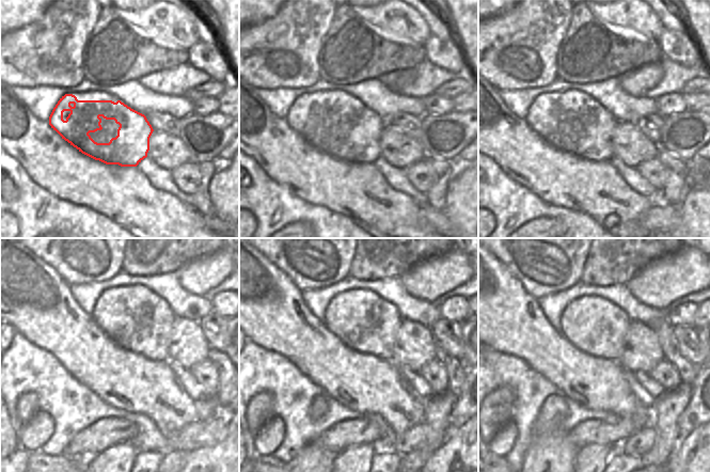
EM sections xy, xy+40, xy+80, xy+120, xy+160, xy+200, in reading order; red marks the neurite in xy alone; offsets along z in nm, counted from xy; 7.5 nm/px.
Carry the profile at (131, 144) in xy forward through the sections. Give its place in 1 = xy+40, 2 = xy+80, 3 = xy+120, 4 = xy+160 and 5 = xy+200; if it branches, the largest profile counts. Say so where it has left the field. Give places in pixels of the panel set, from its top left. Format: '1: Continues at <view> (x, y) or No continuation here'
1: Continues at xy+40 (369, 125)
2: Continues at xy+80 (555, 132)
3: Continues at xy+120 (128, 333)
4: Continues at xy+160 (352, 316)
5: Continues at xy+200 (595, 327).

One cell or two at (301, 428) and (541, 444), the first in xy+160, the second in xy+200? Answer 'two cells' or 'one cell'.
two cells

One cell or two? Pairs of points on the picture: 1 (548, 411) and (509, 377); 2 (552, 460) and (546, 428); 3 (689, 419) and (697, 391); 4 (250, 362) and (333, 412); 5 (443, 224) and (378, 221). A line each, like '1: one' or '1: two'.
1: two
2: one
3: one
4: one
5: two

